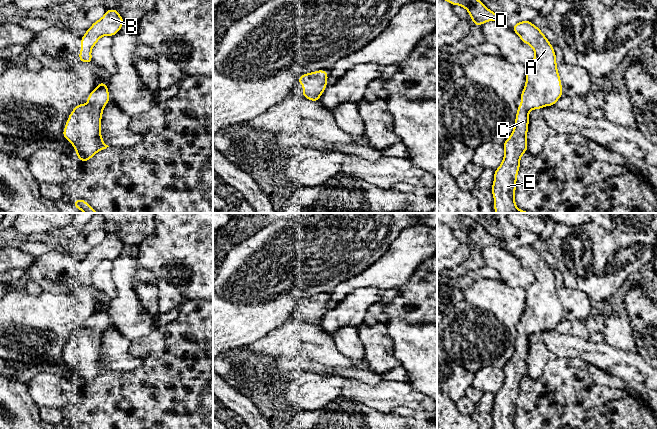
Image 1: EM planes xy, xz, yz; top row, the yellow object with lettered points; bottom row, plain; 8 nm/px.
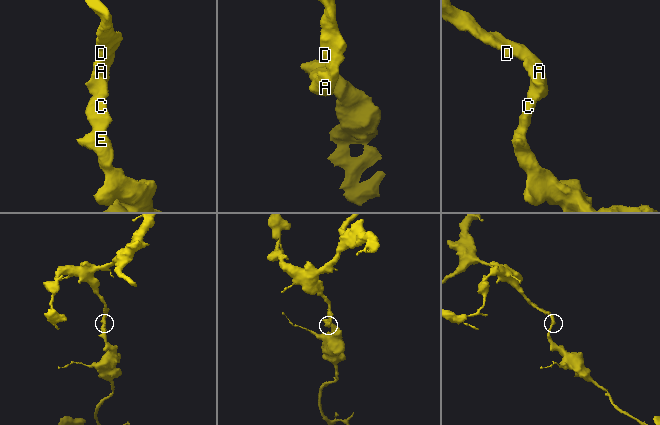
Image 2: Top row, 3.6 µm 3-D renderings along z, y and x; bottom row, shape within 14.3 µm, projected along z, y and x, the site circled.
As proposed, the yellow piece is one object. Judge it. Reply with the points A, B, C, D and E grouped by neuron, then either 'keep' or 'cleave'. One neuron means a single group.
A B C D E | keep

